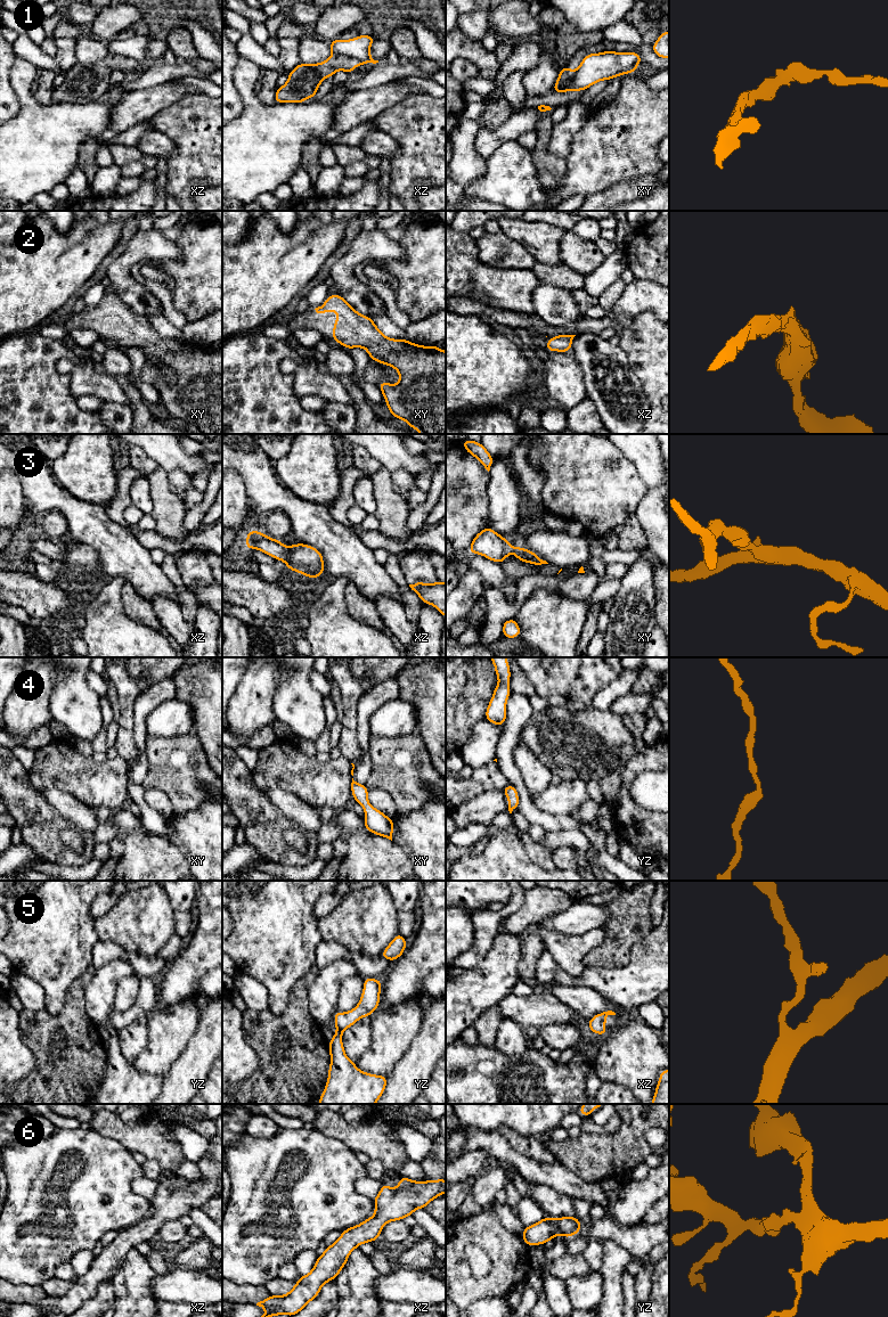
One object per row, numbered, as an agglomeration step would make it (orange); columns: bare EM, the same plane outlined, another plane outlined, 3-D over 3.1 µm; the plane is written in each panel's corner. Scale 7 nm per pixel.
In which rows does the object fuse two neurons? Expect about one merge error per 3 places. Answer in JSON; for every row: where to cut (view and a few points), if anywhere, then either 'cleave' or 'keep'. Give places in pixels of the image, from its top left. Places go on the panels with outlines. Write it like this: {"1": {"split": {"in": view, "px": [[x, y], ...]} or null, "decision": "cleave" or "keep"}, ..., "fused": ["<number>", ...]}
{"1": {"split": {"in": "xz", "px": [[333, 52], [355, 57], [363, 63]]}, "decision": "cleave"}, "2": {"split": null, "decision": "keep"}, "3": {"split": null, "decision": "keep"}, "4": {"split": null, "decision": "keep"}, "5": {"split": null, "decision": "keep"}, "6": {"split": null, "decision": "keep"}, "fused": ["1"]}

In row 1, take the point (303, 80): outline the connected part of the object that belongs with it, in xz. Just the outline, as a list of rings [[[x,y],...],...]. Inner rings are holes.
[[[336,54],[323,63],[312,65],[300,63],[288,73],[286,84],[276,90],[275,100],[277,104],[303,104],[305,98],[313,98],[317,95],[317,88],[325,77],[332,77],[340,69],[352,75],[353,67],[362,65],[364,63],[356,58]]]

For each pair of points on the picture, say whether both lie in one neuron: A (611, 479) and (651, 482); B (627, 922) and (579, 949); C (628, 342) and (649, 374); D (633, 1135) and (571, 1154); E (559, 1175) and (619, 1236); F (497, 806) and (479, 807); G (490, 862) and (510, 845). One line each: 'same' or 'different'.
A: different
B: different
C: same
D: same
E: different
F: same
G: same

